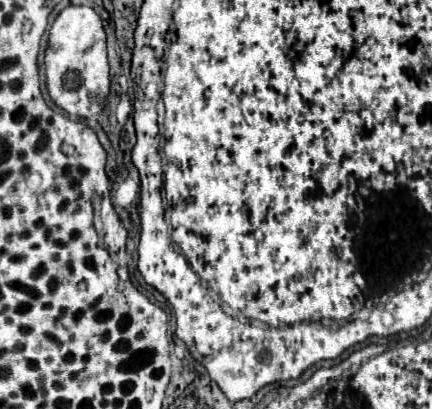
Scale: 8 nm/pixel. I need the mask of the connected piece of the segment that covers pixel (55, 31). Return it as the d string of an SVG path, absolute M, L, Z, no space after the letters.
M69 4L57 14L49 28L45 76L51 100L67 114L77 118L91 118L105 108L111 80L105 52L105 30L99 14L93 8Z

